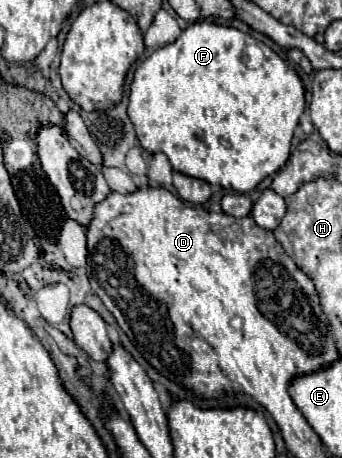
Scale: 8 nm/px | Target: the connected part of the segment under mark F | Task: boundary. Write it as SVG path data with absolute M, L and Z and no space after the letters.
M208 21L192 23L174 43L156 49L140 63L134 73L128 105L138 141L148 153L162 151L176 171L238 193L252 191L264 177L276 173L288 161L294 129L306 107L300 75L268 45L262 43L261 50L258 44L248 45L248 41L250 35L236 27Z

